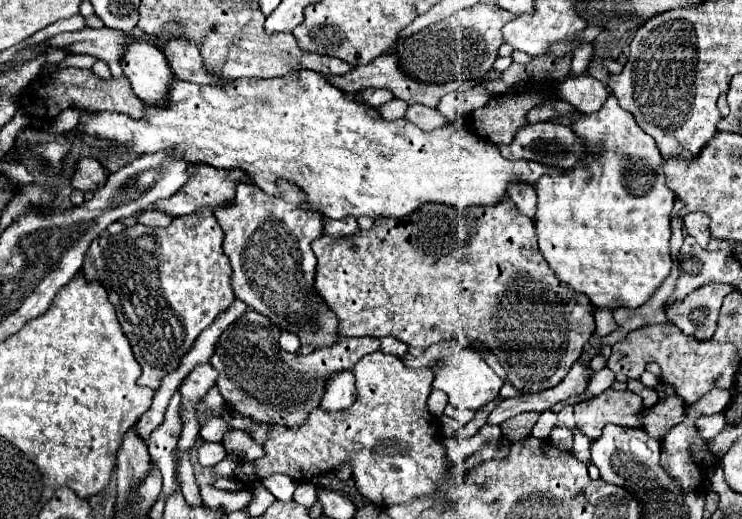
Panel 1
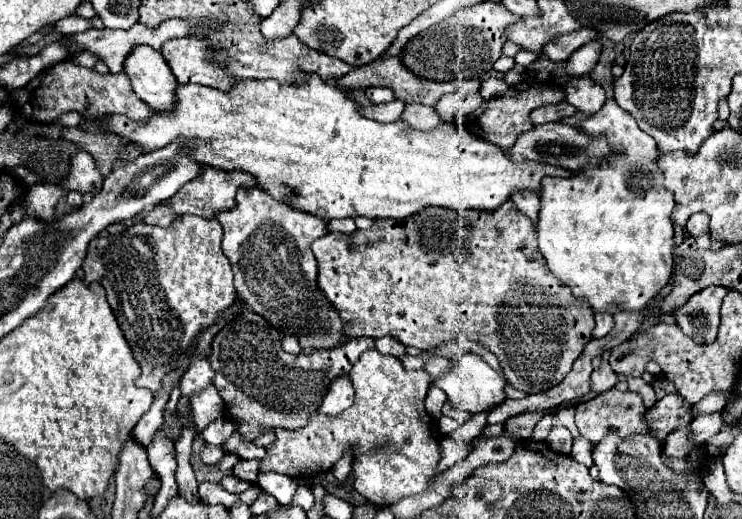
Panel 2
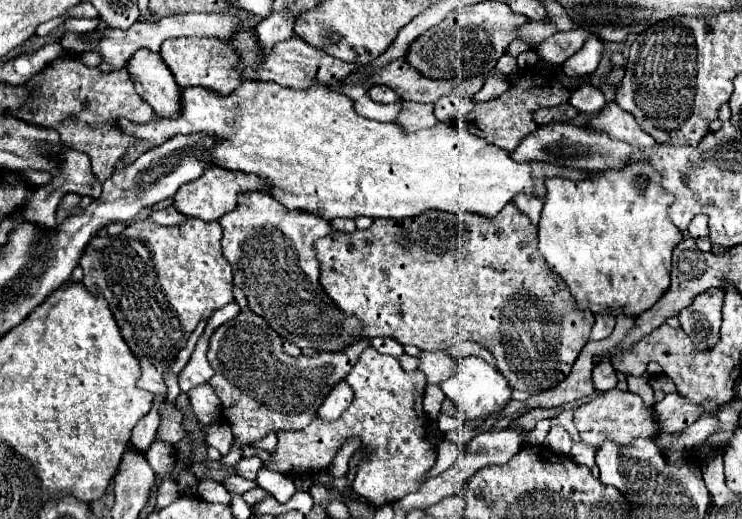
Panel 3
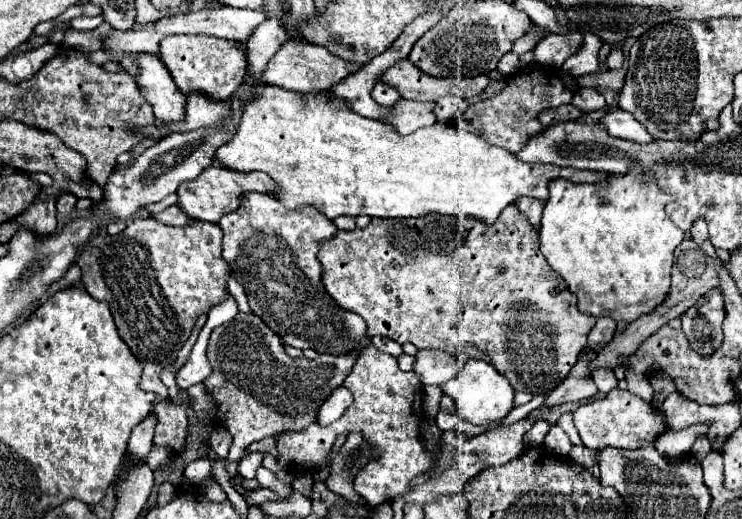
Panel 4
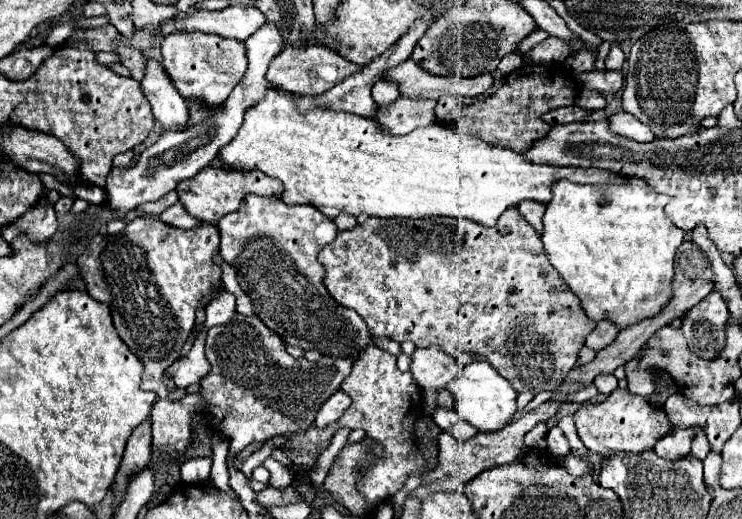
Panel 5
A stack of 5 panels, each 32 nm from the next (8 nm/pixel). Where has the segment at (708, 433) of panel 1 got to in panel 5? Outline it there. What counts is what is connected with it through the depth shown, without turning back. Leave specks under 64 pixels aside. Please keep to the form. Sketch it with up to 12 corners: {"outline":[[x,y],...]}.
{"outline":[[699,426],[672,430],[662,436],[654,450],[666,460],[690,454]]}

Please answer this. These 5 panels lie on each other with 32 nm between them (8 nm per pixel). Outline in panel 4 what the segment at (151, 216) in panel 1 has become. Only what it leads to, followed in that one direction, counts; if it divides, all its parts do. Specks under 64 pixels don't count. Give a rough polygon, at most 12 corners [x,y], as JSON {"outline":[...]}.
{"outline":[[176,204],[152,218],[168,226],[186,226],[192,222]]}

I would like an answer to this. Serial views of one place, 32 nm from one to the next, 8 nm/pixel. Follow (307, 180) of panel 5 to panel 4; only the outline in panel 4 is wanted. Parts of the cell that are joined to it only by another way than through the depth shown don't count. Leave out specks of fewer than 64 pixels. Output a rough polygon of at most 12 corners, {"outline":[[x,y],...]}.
{"outline":[[240,88],[216,150],[328,220],[492,224],[548,180],[436,122],[402,136],[324,90]]}

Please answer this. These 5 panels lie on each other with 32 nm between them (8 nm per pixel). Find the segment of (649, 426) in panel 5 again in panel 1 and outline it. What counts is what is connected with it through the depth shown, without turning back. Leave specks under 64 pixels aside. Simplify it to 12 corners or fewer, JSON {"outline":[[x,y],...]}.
{"outline":[[606,390],[574,405],[590,440],[618,424],[638,428],[640,396]]}

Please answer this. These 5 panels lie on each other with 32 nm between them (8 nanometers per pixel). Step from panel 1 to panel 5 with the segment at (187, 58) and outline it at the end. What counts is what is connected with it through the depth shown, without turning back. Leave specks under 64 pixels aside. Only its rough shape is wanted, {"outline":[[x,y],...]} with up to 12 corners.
{"outline":[[178,32],[162,64],[184,98],[222,104],[248,60],[238,40]]}

